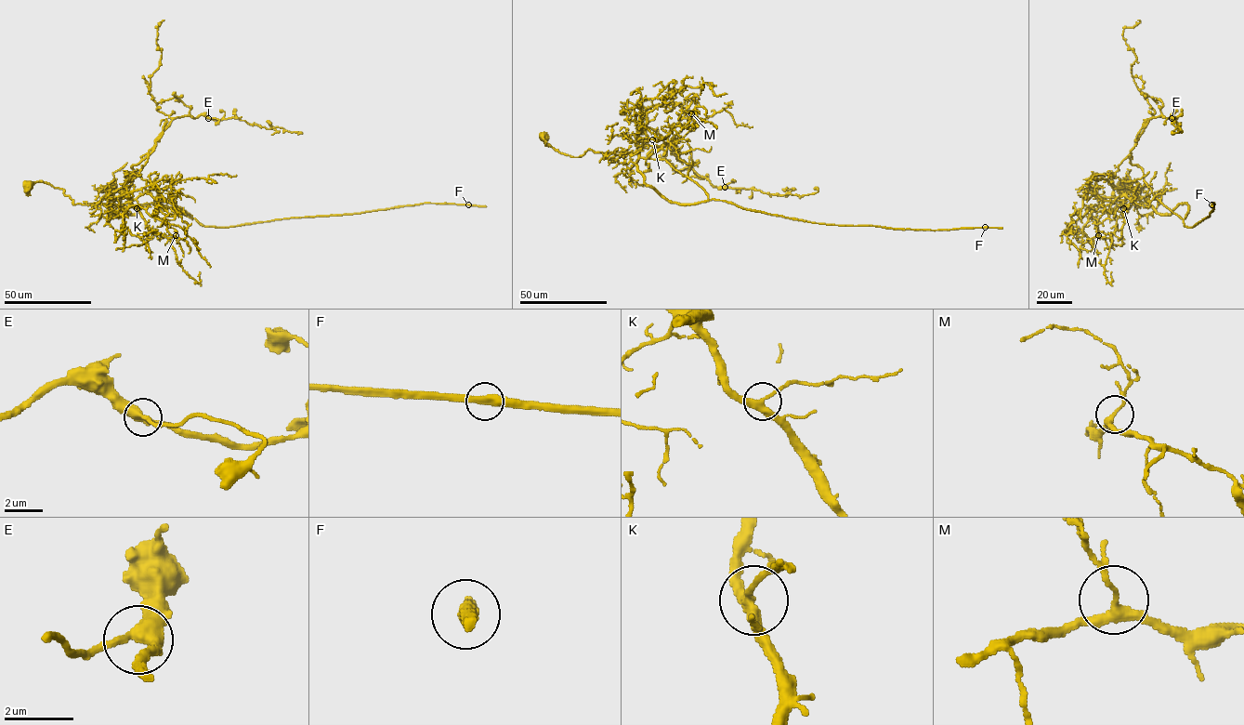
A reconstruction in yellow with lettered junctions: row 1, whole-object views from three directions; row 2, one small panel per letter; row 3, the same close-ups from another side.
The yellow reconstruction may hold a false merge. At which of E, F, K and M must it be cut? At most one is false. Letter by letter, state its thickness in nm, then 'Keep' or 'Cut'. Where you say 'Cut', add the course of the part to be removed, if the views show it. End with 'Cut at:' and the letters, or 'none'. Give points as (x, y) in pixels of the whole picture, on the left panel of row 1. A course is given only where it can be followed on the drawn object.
E: Thickness 380 nm. Keep
F: Thickness 400 nm. Keep
K: Thickness 320 nm. Keep
M: Thickness 240 nm. Keep
Cut at: none

